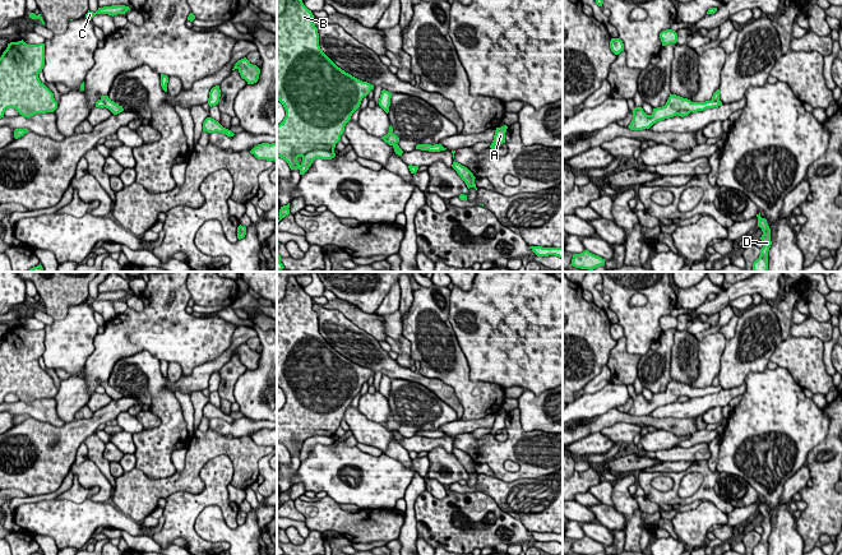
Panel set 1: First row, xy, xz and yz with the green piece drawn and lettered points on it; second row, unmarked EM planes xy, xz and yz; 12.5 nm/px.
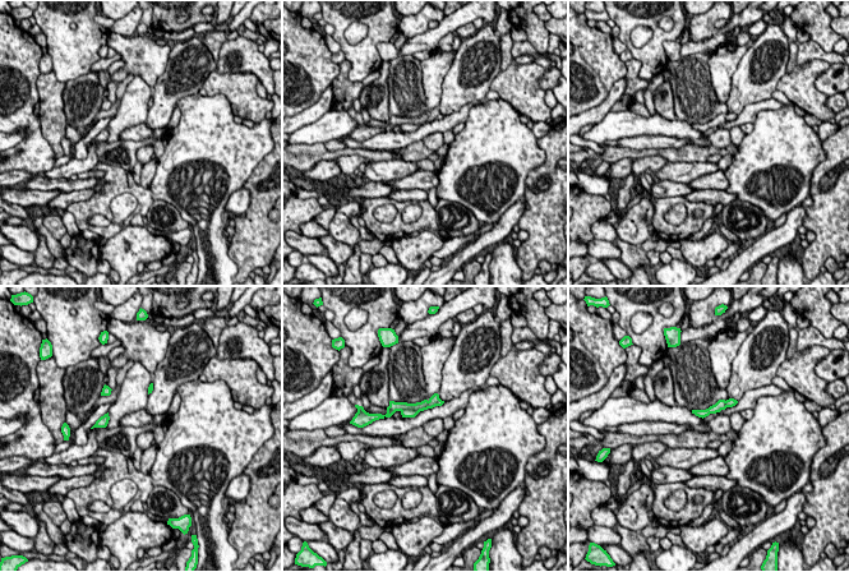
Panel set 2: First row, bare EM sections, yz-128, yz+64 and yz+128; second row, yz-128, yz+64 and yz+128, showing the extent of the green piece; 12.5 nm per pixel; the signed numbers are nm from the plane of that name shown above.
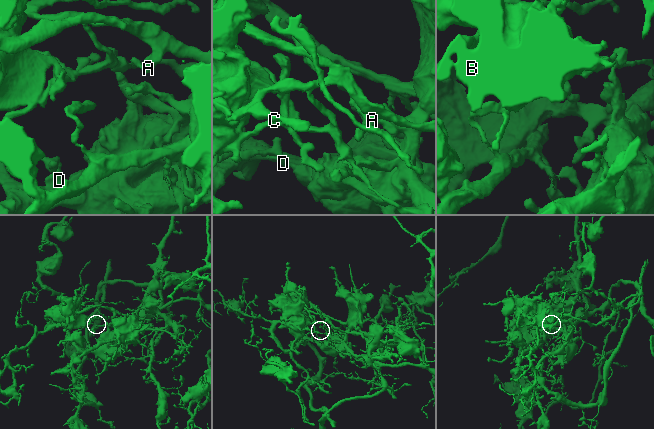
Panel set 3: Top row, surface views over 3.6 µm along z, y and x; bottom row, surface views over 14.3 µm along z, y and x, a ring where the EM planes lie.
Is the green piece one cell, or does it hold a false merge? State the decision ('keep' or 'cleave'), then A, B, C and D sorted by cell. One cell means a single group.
cleave; A C / B D

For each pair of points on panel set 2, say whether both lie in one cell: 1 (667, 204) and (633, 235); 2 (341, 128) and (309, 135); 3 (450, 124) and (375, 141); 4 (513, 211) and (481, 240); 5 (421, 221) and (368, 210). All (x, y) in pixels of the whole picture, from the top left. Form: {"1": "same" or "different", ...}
{"1": "different", "2": "same", "3": "same", "4": "same", "5": "same"}

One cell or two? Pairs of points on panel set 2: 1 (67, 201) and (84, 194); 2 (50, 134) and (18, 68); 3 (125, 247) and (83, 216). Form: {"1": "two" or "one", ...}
{"1": "one", "2": "two", "3": "two"}

